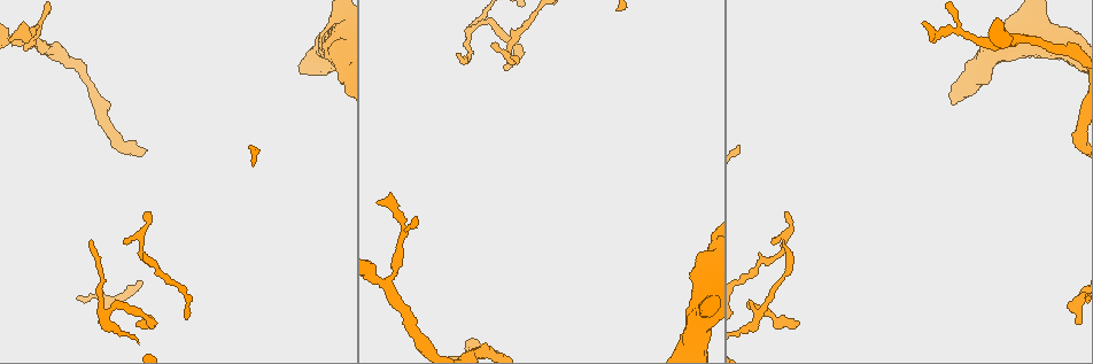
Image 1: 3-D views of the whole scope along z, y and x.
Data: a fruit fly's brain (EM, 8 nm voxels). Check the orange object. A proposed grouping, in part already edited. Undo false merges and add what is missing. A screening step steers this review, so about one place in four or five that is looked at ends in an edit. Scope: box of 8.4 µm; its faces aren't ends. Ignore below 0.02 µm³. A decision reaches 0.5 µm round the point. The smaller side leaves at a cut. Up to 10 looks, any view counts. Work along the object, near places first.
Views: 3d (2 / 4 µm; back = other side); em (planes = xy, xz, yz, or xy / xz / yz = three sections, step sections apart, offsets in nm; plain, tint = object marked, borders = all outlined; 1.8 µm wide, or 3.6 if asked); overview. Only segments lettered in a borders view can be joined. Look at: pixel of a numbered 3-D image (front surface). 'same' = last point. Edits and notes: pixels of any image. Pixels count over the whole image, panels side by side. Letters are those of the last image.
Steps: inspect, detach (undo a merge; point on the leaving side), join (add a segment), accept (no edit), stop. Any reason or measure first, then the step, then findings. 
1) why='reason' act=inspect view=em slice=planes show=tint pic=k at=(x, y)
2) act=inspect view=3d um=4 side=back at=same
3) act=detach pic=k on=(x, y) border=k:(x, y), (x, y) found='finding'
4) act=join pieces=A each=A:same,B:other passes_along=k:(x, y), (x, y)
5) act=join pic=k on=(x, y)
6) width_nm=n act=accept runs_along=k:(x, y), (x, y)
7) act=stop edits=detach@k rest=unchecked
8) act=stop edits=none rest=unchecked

why='thin end' act=inspect view=3d um=2 pic=1 at=(21, 23)

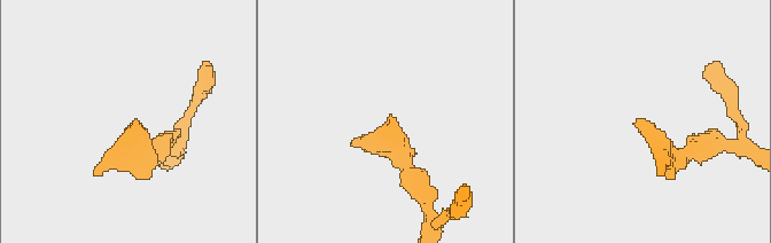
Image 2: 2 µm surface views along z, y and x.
act=inspect view=em slice=planes show=borders pic=2 at=(132, 120)

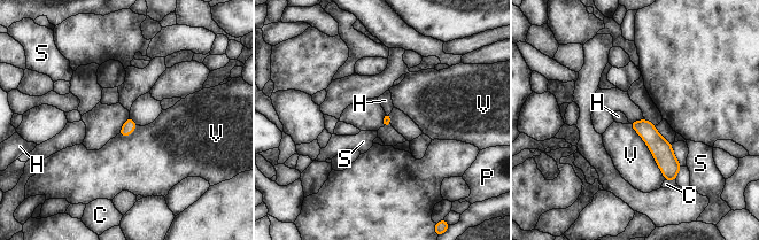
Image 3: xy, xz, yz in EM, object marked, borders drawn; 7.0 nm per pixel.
longest_contact=V:460nm act=join pieces=H each=C:other,H:same,P:other,S:other,V:other found='the neuron continues'

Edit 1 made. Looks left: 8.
why='redraw' act=inspect view=overview

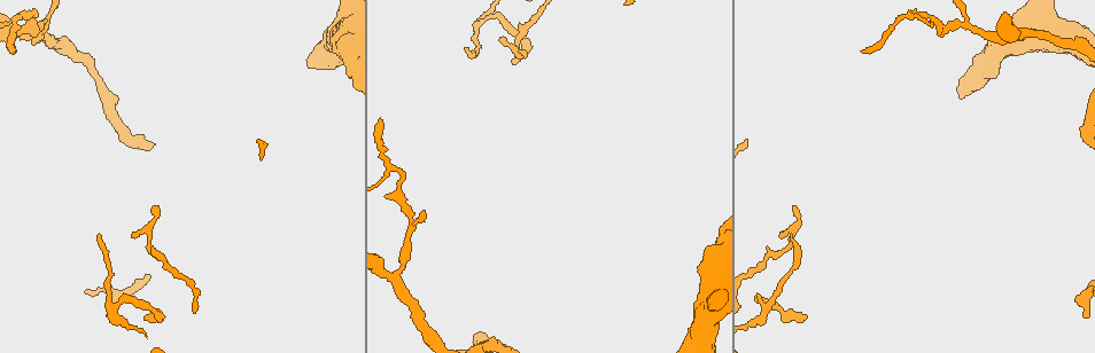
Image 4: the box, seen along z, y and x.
why='side arm on a straight run' act=inspect view=em slice=planes show=borders pic=4 at=(1020, 34)

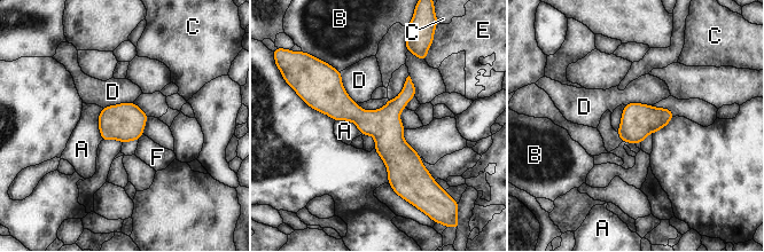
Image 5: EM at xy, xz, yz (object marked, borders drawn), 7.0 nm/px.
act=accept each=A:other,B:other,C:other,D:other,E:other,F:other runs_along=5:(314, 100), (356, 113), (426, 173) found='all the same neuron'

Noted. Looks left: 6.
why='thin end' act=inspect view=3d um=4 pic=4 at=(466, 50)

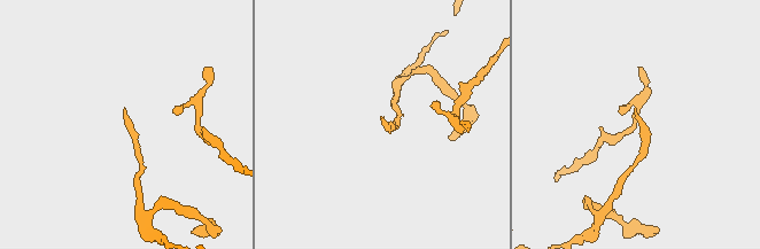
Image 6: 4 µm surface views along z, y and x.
act=inspect view=em slice=planes show=borders pic=6 at=(384, 116)

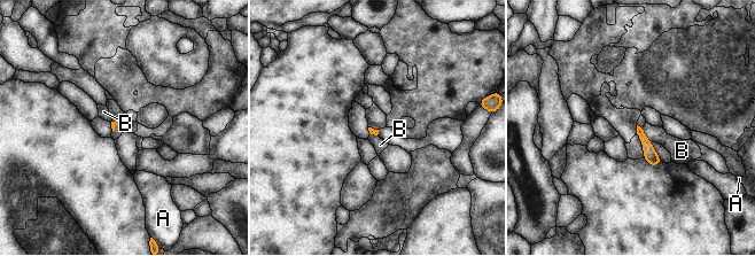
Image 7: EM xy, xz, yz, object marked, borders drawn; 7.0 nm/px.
longest_contact=B:120nm act=accept each=A:other,B:other border=7:(641, 129), (651, 142) found='no lettered segment goes on from it'

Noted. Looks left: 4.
act=inspect view=3d um=4 side=back pic=4 at=(804, 318)

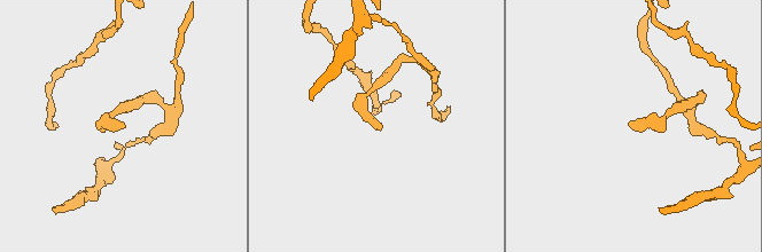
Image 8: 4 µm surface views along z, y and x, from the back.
why='need the tissue' act=inspect view=em slice=planes show=borders pic=8 at=(379, 130)

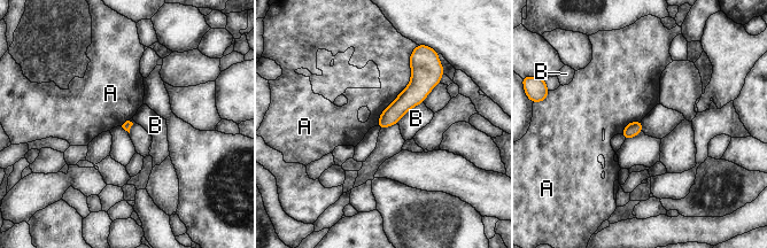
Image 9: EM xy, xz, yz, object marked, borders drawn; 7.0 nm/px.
act=accept each=A:other,B:other runs_along=9:(419, 68), (419, 86), (381, 124) found='no lettered segment goes on from it'

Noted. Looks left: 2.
act=stop edits=join@3 rest=unchecked

